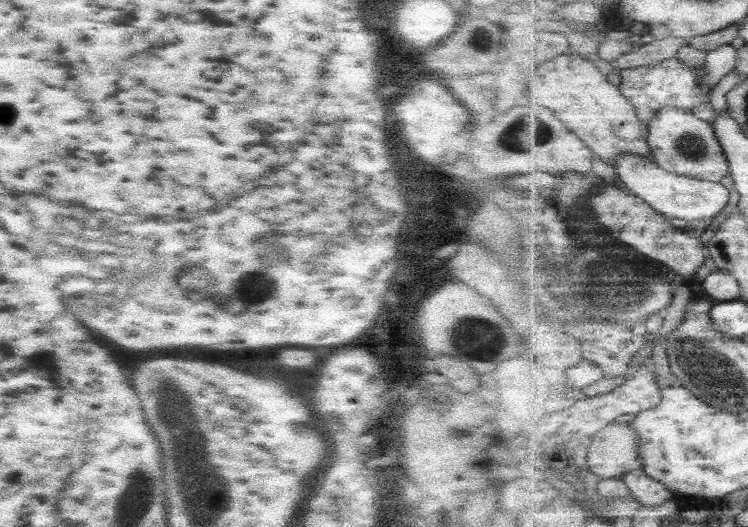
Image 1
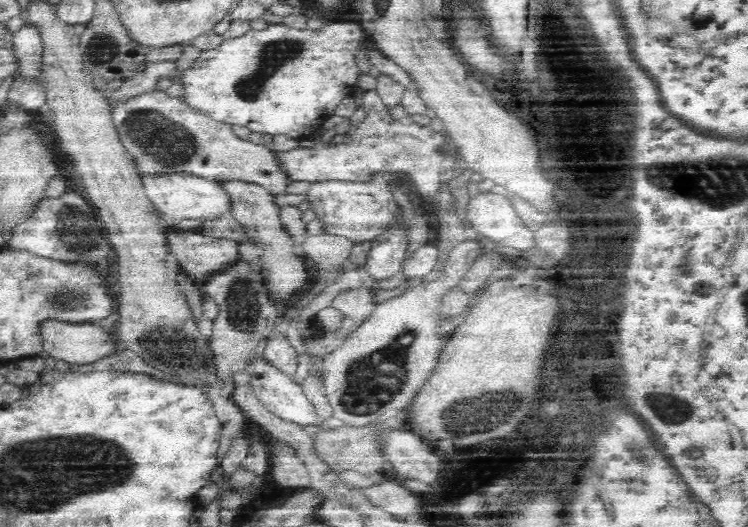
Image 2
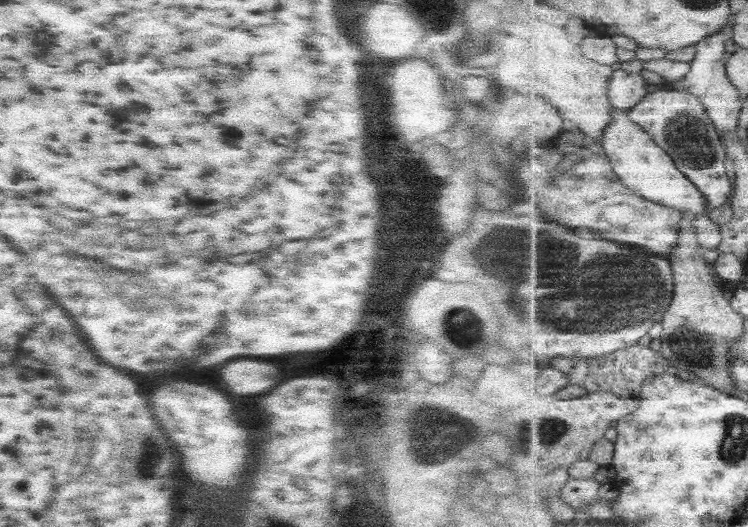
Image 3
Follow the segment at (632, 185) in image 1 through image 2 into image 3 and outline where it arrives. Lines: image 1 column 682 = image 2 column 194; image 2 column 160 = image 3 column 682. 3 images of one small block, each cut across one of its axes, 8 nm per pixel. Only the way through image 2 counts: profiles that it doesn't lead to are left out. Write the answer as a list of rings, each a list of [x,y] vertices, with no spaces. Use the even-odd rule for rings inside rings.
[[[617,110],[611,125],[605,129],[600,149],[612,160],[613,170],[621,182],[637,196],[656,201],[685,214],[698,216],[708,212],[705,195],[689,177],[676,167],[676,161],[653,140],[651,133],[637,125],[627,110]]]

